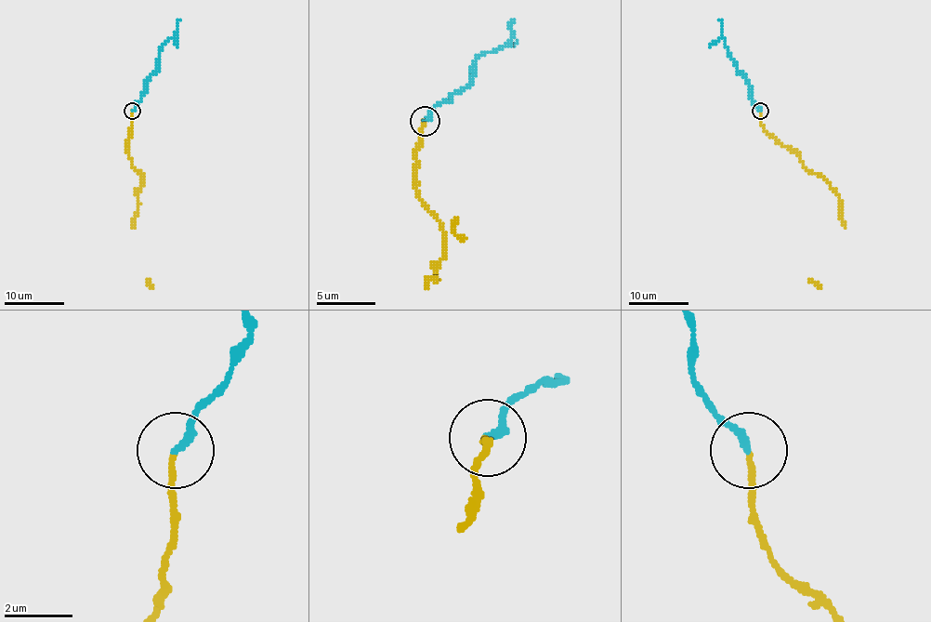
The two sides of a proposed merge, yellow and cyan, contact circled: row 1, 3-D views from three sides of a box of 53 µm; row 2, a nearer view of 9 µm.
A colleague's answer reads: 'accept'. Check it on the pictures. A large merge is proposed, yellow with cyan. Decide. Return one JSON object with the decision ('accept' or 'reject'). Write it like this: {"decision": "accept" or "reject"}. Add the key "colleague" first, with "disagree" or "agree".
{"colleague": "agree", "decision": "accept"}

